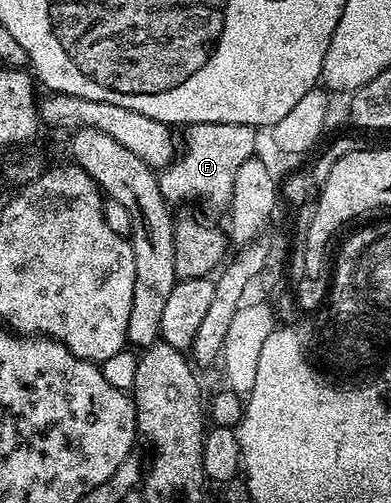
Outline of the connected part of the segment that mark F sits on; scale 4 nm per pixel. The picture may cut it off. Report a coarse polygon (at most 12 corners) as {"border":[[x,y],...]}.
{"border":[[185,127],[186,143],[157,175],[170,204],[229,203],[255,127]]}

